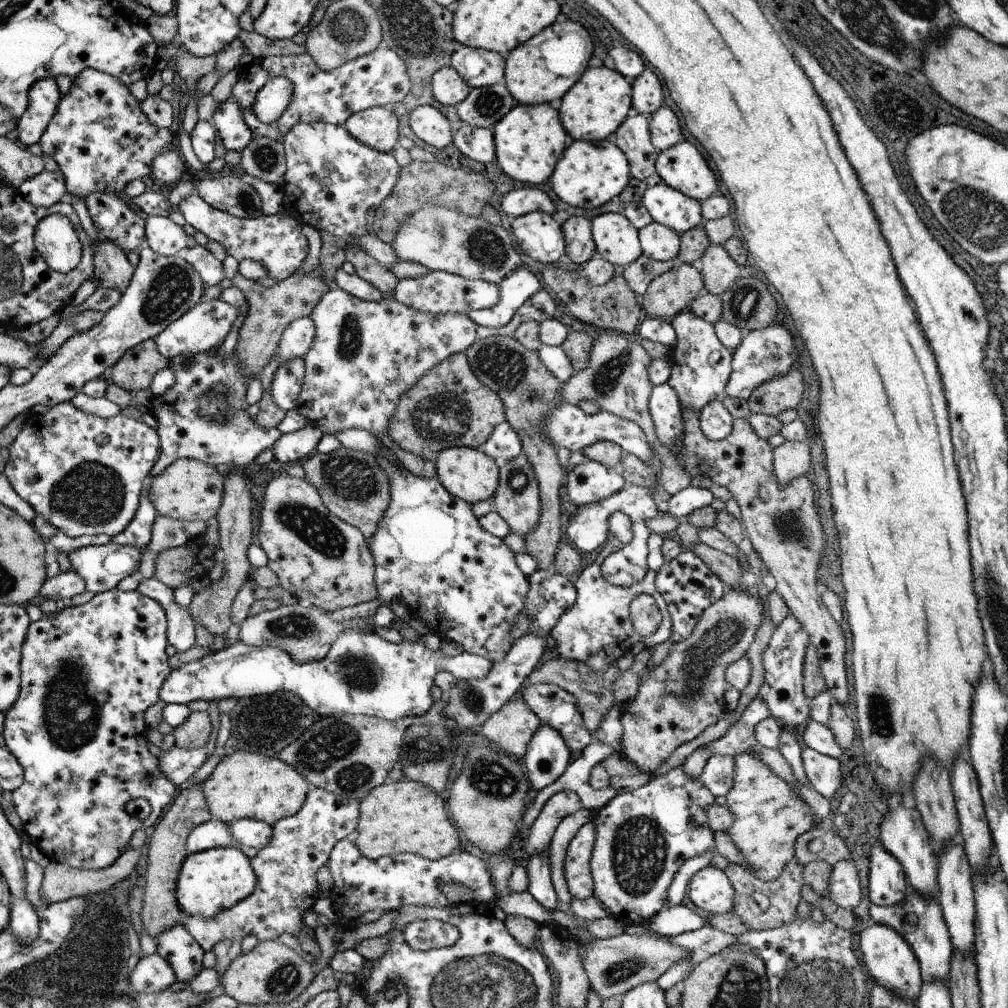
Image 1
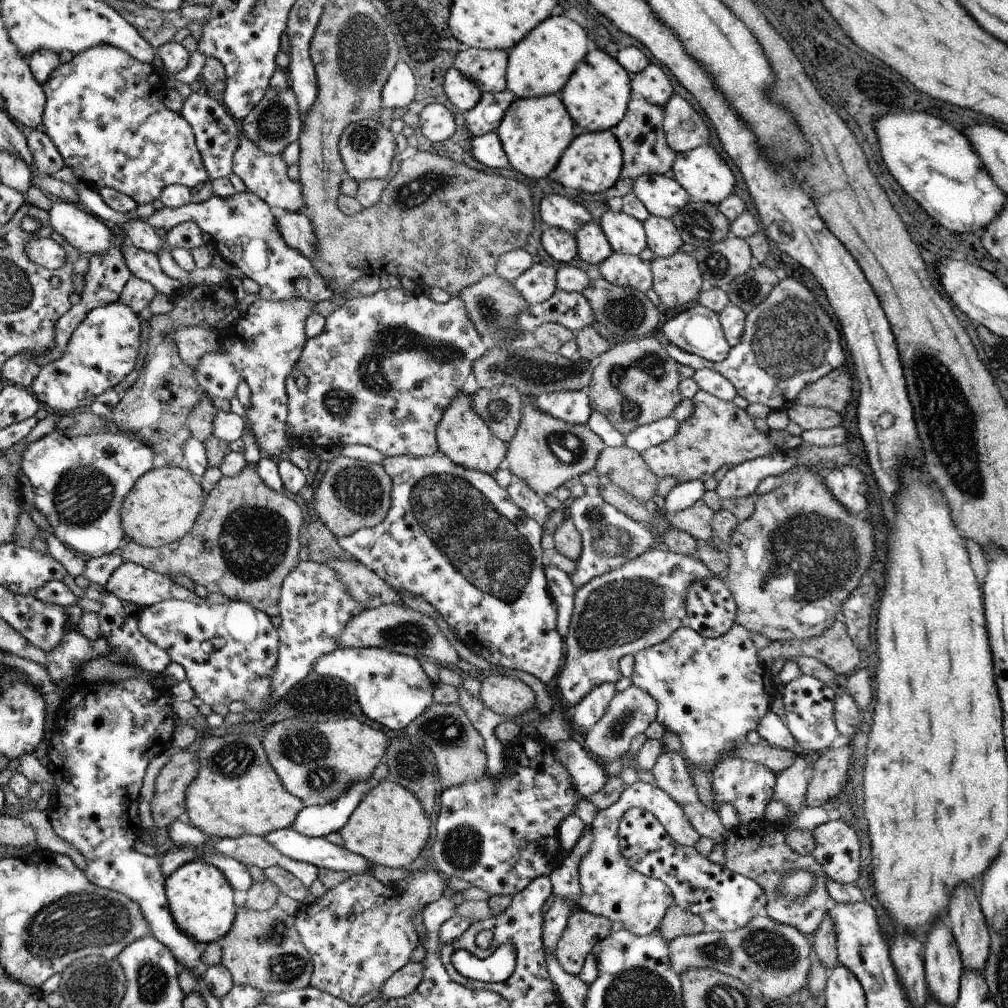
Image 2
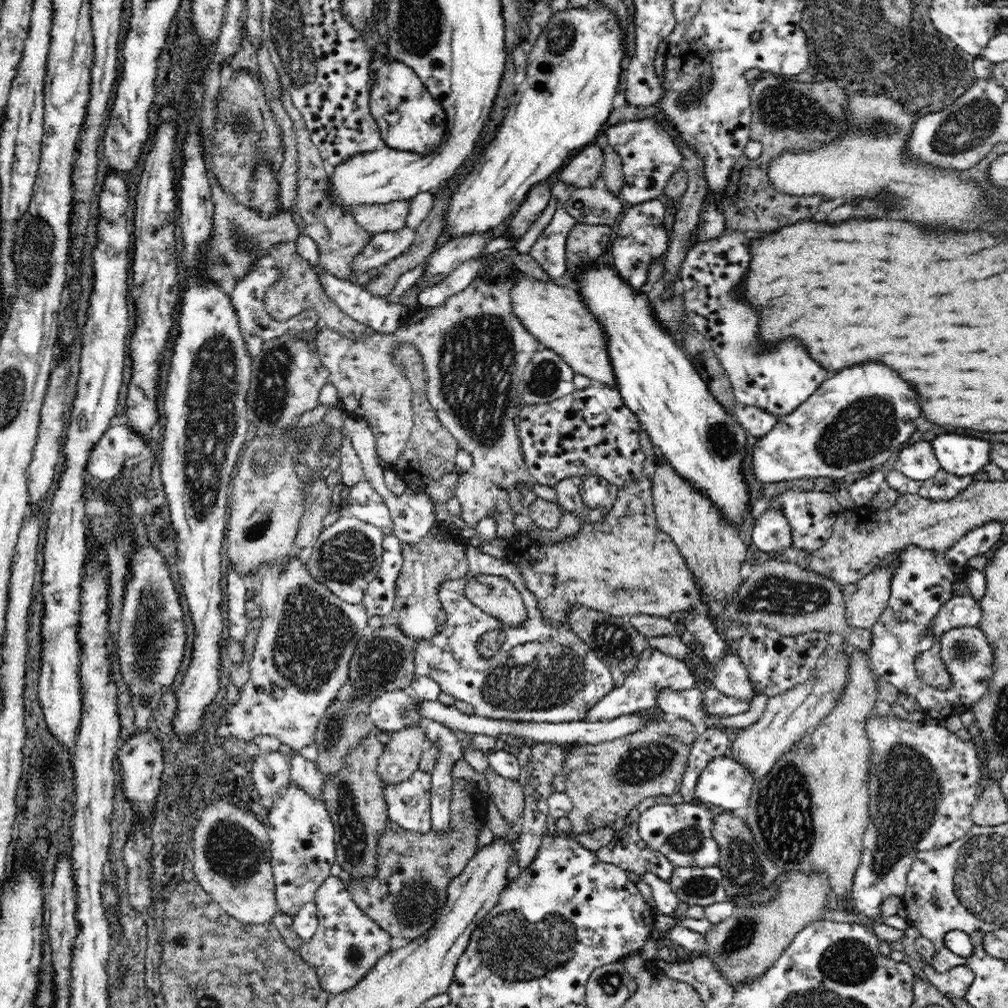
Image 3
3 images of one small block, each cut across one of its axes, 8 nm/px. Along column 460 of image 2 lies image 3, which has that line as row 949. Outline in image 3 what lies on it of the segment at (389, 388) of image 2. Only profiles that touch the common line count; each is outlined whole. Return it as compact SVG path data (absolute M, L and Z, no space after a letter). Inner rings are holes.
M330 875L318 887L314 900L318 912L316 934L298 948L301 957L316 969L320 986L334 996L352 988L375 964L390 951L389 932L362 913L353 901L343 876Z

